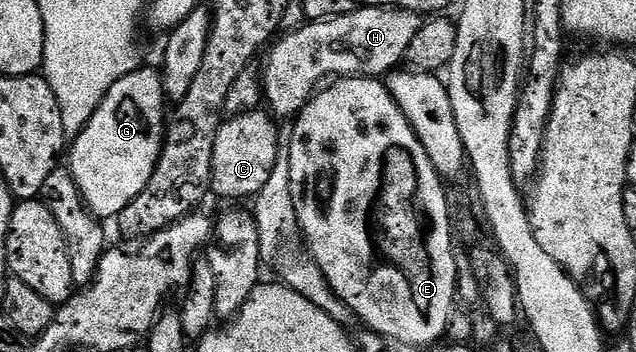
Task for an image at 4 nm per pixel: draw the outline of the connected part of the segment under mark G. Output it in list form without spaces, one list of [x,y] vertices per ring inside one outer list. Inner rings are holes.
[[[142,65],[111,85],[107,97],[103,97],[99,109],[95,109],[91,121],[87,121],[67,151],[69,172],[75,177],[75,185],[79,185],[79,193],[85,198],[86,205],[98,219],[112,220],[123,209],[127,209],[127,205],[131,205],[131,201],[135,201],[143,189],[147,189],[147,181],[151,181],[161,156],[161,148],[165,145],[166,126],[167,100],[161,73],[156,66]]]

